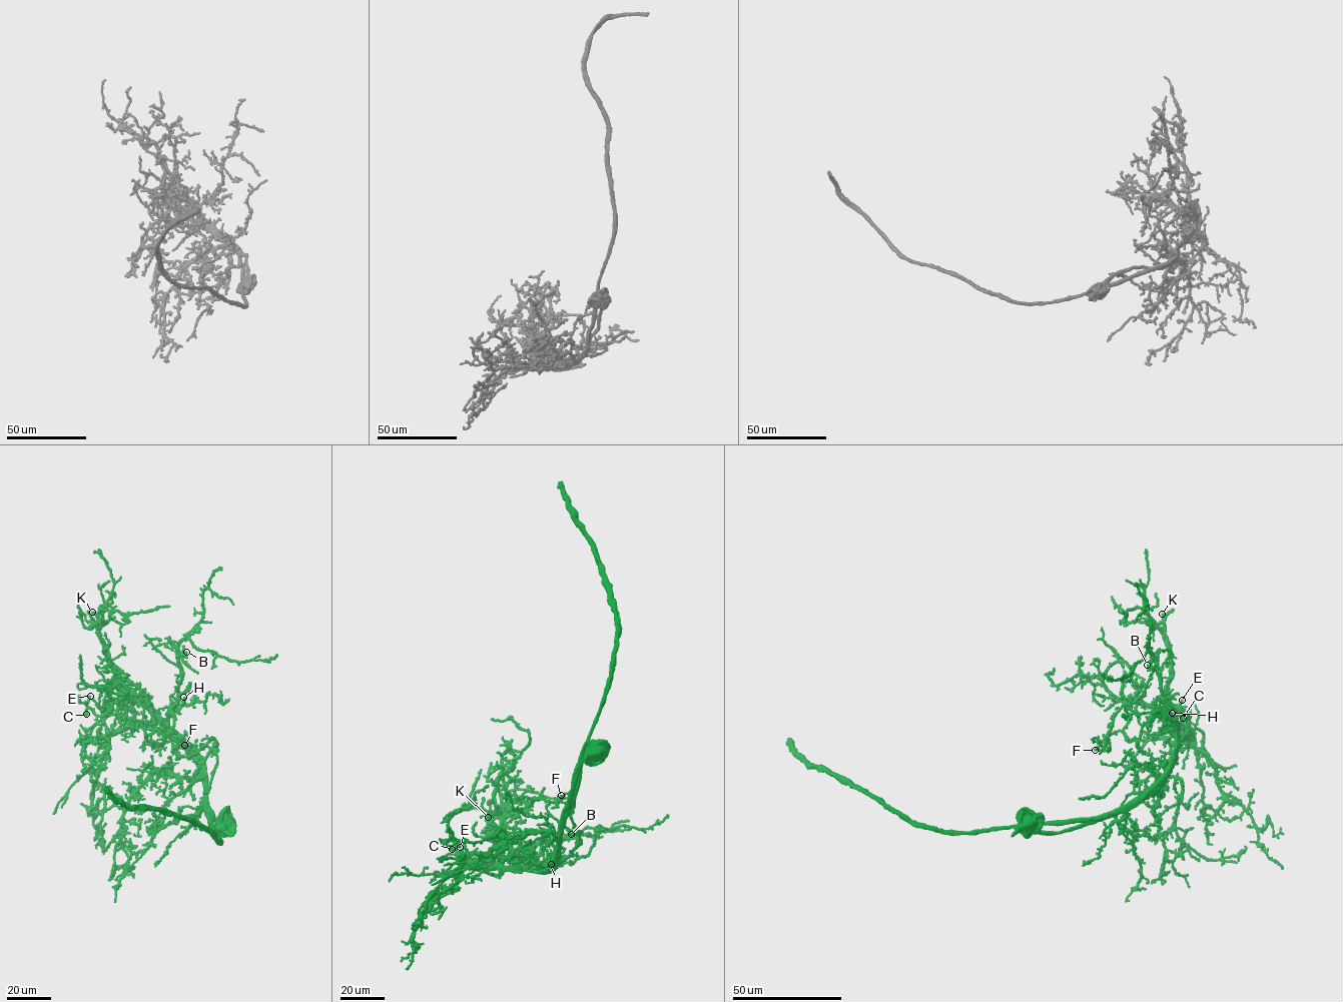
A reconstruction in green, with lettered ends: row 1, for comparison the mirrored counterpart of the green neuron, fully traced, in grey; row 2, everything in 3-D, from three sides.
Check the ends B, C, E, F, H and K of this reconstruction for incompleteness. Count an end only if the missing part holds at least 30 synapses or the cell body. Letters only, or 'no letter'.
K

